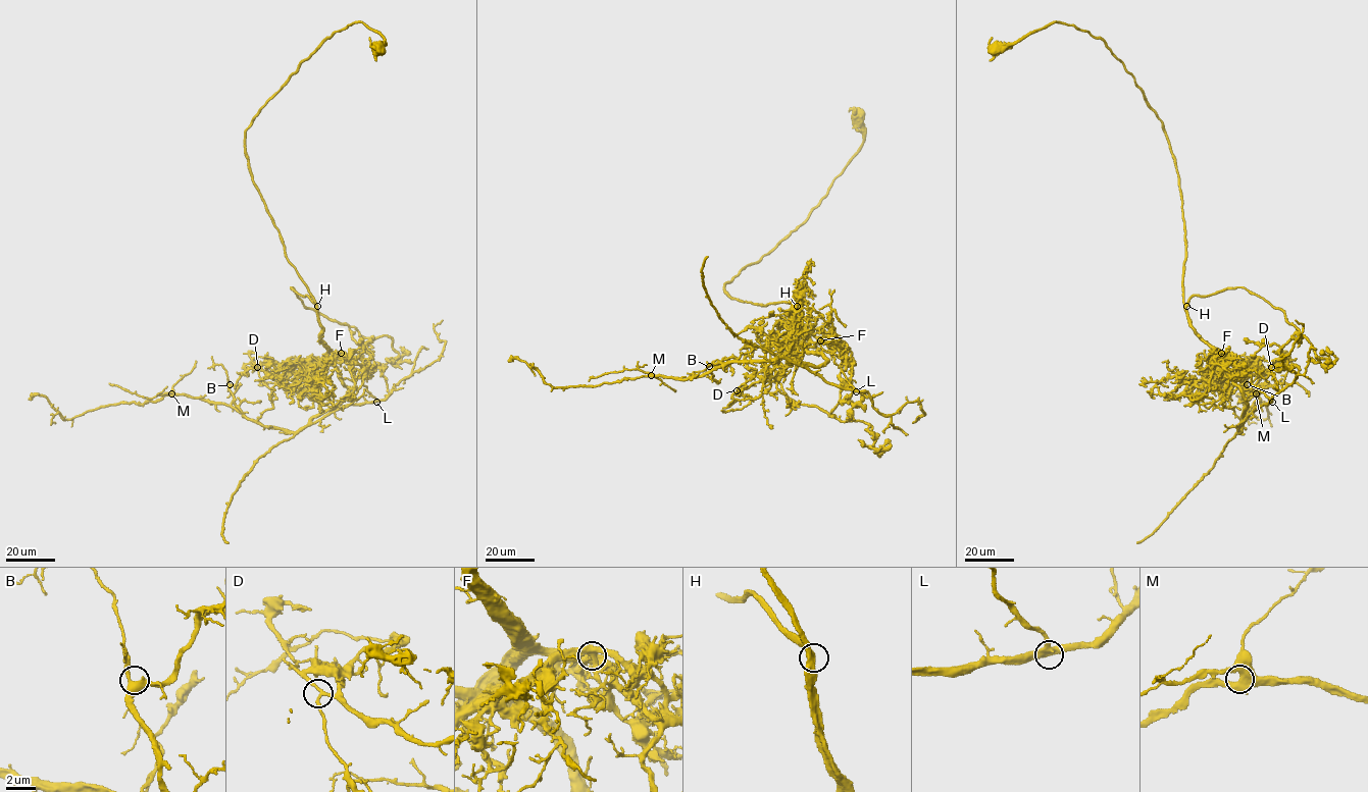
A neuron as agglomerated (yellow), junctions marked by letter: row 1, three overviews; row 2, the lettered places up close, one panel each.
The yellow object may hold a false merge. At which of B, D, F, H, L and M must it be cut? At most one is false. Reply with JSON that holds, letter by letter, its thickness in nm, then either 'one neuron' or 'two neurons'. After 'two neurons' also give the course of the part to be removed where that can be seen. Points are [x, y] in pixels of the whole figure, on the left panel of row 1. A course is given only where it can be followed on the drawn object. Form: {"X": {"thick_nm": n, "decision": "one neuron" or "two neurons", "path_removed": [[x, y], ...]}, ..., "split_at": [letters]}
{"B": {"thick_nm": 380, "decision": "one neuron"}, "D": {"thick_nm": 220, "decision": "one neuron"}, "F": {"thick_nm": 280, "decision": "two neurons", "path_removed": [[341, 353], [310, 362], [330, 362], [348, 394], [296, 431], [183, 394], [69, 419], [44, 397], [29, 400]]}, "H": {"thick_nm": 380, "decision": "one neuron"}, "L": {"thick_nm": 400, "decision": "one neuron"}, "M": {"thick_nm": 460, "decision": "one neuron"}, "split_at": ["F"]}

